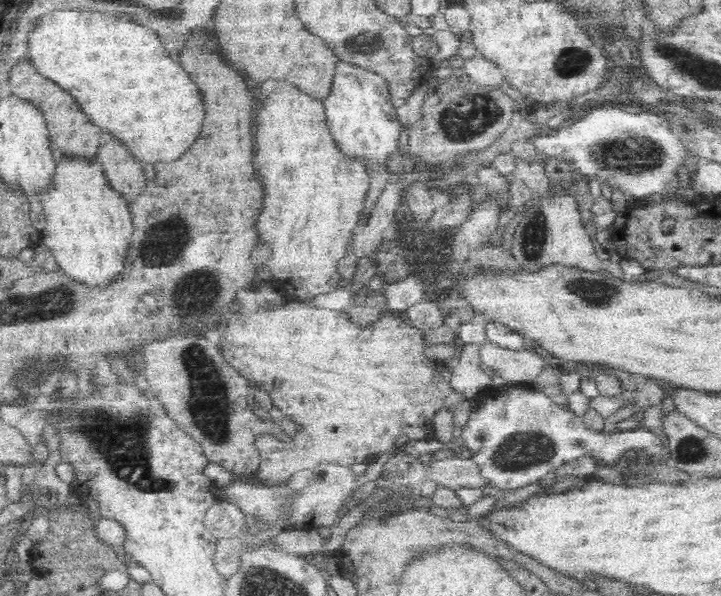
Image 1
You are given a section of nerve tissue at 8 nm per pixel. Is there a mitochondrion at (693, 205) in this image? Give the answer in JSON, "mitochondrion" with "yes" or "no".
{"mitochondrion":"no"}

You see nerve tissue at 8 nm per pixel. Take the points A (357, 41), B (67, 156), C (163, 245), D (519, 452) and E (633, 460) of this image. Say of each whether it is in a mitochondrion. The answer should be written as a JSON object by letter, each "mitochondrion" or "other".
{"A":"mitochondrion","B":"other","C":"mitochondrion","D":"mitochondrion","E":"other"}

